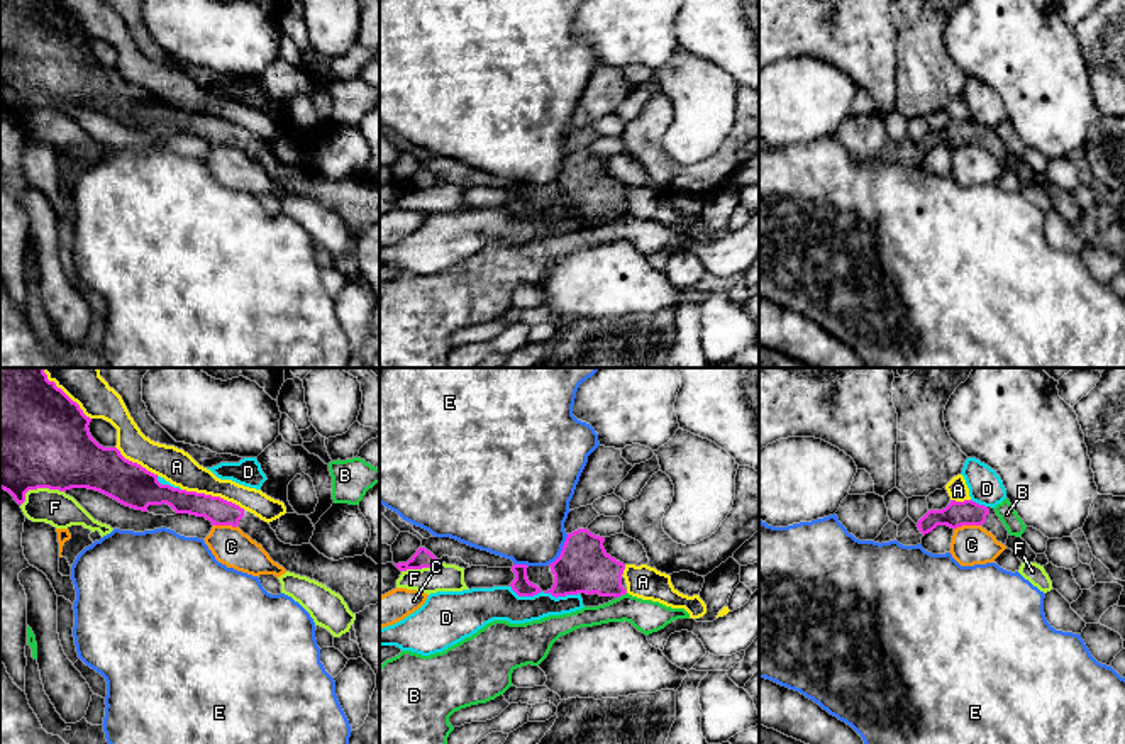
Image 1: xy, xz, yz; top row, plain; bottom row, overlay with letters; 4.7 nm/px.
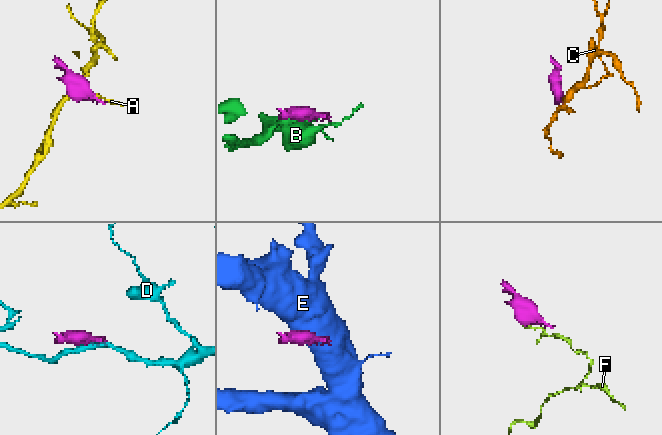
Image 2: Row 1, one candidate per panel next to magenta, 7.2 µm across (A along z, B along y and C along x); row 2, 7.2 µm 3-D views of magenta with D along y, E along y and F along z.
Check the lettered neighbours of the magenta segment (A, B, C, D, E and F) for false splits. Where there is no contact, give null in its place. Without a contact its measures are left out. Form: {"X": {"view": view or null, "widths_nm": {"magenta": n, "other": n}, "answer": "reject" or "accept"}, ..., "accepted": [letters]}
{"A": {"view": "xy", "widths_nm": {"magenta": 130, "other": 160}, "answer": "reject"}, "B": {"view": "xz", "widths_nm": {"magenta": 260, "other": 160}, "answer": "reject"}, "C": {"view": "yz", "widths_nm": {"magenta": 120, "other": 190}, "answer": "reject"}, "D": {"view": "xz", "widths_nm": {"magenta": 260, "other": 160}, "answer": "reject"}, "E": {"view": "xz", "widths_nm": {"magenta": 260, "other": 400}, "answer": "reject"}, "F": {"view": "xy", "widths_nm": {"magenta": 500, "other": 170}, "answer": "reject"}, "accepted": []}

